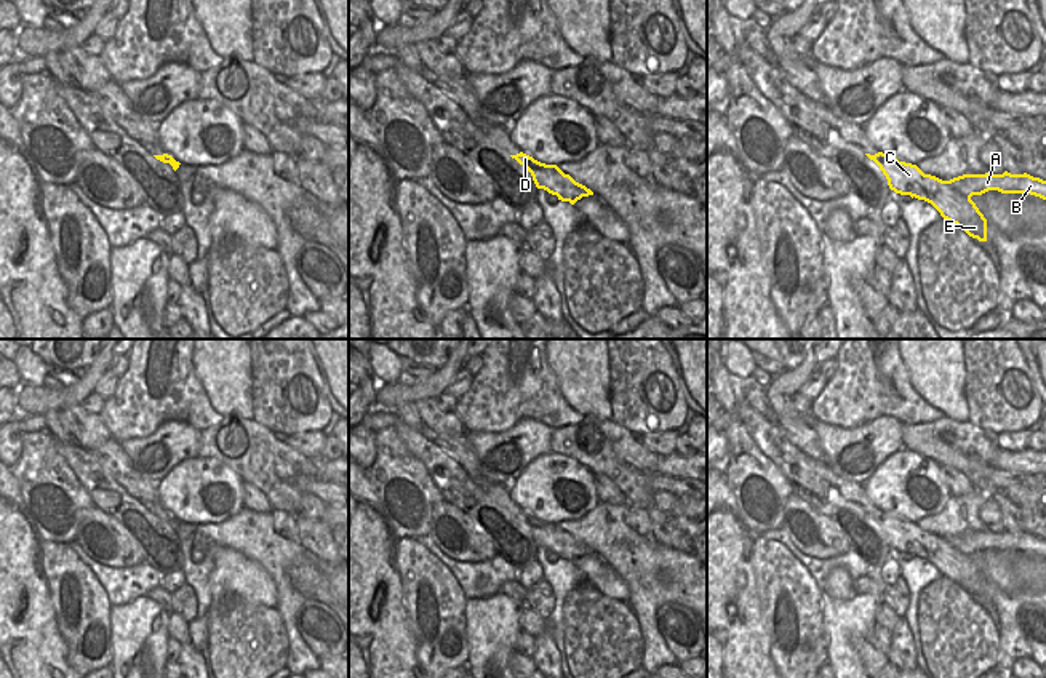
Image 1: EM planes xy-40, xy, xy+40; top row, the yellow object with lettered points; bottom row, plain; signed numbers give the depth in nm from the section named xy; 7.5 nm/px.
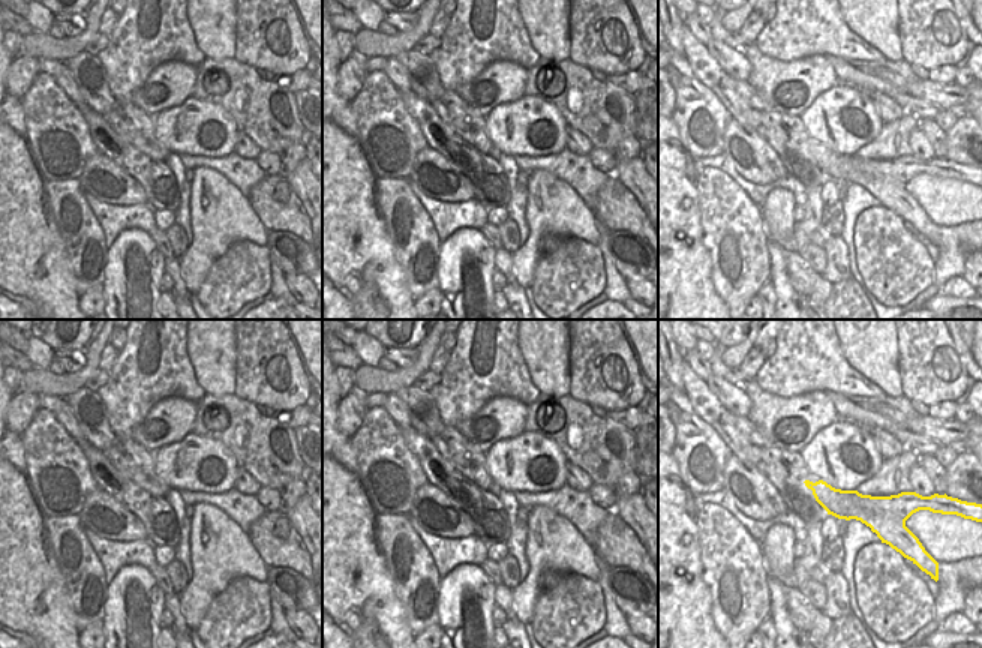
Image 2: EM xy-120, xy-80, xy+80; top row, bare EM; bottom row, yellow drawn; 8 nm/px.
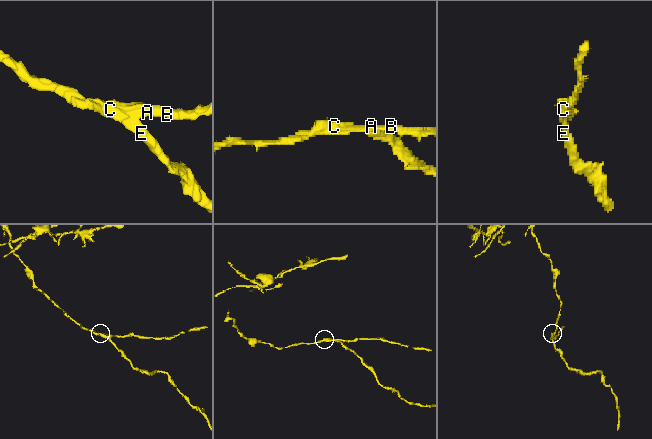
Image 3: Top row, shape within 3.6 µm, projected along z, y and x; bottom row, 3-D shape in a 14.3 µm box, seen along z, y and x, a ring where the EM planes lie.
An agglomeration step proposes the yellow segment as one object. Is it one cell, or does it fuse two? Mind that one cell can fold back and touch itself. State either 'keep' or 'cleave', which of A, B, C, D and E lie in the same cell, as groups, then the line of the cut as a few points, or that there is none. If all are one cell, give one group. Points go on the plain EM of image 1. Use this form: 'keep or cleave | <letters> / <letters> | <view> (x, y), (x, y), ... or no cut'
cleave | A B C D / E | xy+40 (907, 552), (923, 542), (941, 554), (970, 555)

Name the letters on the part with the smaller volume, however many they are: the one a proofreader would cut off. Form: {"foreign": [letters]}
{"foreign": ["E"]}

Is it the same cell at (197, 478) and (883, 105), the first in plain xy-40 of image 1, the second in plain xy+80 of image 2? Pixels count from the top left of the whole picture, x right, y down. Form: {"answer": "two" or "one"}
{"answer": "two"}

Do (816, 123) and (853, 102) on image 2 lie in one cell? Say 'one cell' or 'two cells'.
one cell

